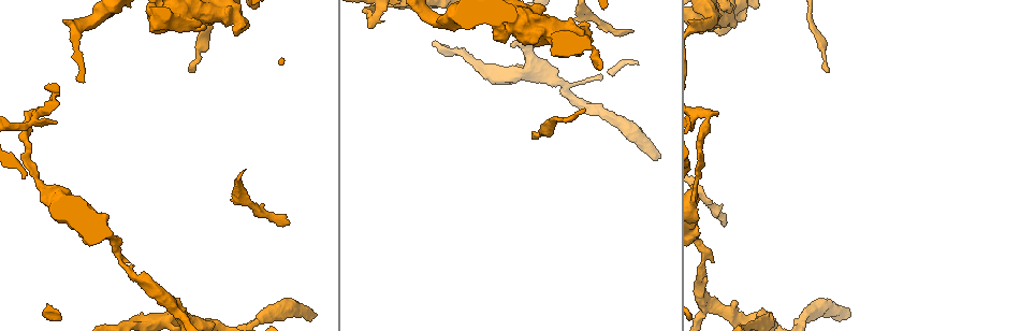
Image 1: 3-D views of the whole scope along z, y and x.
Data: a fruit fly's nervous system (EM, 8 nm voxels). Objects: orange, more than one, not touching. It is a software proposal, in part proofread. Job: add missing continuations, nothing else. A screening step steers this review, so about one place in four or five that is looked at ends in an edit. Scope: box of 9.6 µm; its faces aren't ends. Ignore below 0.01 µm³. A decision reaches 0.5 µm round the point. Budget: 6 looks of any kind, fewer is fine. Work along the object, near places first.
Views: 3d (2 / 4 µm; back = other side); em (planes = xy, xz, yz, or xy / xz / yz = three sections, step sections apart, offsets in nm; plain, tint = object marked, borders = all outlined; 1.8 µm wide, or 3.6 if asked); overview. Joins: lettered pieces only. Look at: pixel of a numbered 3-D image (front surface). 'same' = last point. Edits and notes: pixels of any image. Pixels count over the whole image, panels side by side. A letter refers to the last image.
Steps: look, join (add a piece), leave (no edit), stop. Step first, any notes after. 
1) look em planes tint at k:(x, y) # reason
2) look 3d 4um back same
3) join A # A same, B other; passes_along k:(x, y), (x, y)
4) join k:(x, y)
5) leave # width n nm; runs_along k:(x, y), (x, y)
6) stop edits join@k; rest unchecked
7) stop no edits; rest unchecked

look 3d 4um at 1:(377, 13) # sharp bend

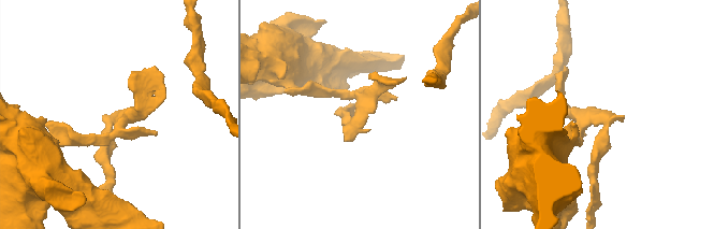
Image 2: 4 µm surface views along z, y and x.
look em xy step 4 borders at 2:(119, 117)

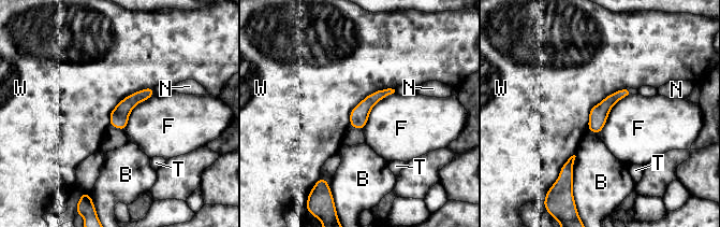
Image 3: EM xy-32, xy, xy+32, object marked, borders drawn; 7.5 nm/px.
leave # B other, F other, N other, T other, W other; none of them fits

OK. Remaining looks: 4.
look 3d 4um back at 1:(534, 24) # sharp bend

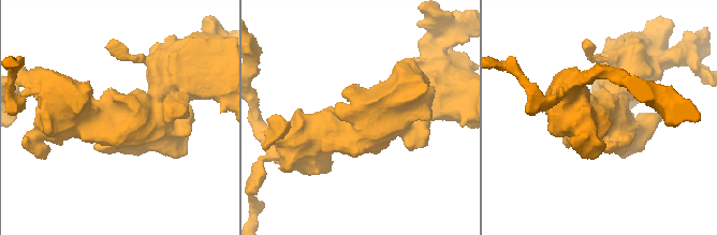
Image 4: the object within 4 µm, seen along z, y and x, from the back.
look em 3.6um planes borders at 4:(121, 128) # need the tissue

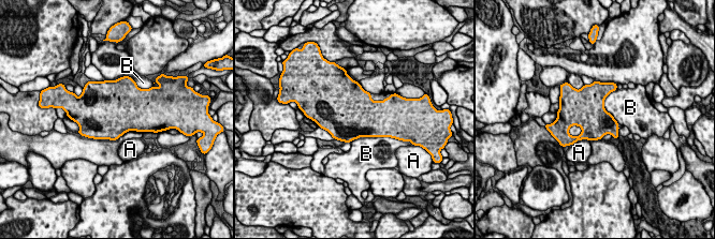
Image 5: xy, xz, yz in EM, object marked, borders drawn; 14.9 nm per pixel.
leave # A other, B other; border 5:(615, 89), (604, 108), (618, 123); no lettered piece goes on from it

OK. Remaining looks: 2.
look 3d 2um at 1:(847, 317) # long arm stops here

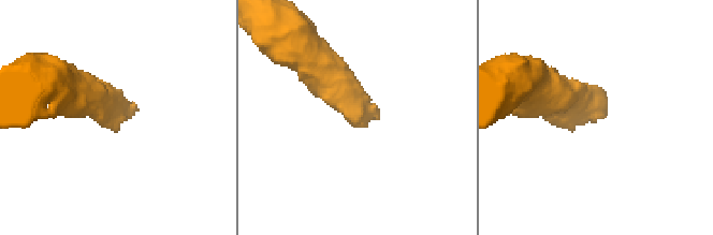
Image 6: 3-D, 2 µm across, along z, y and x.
look em planes borders at 6:(137, 110) # shape alone is not enough

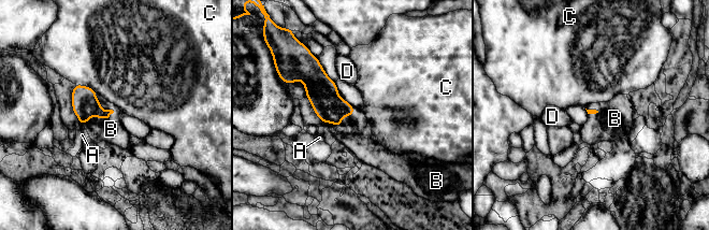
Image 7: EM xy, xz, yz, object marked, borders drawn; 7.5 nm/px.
join B # A other, B same, C other, D other; the neuron continues

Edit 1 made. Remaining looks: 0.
stop edits join@7; rest unchecked

